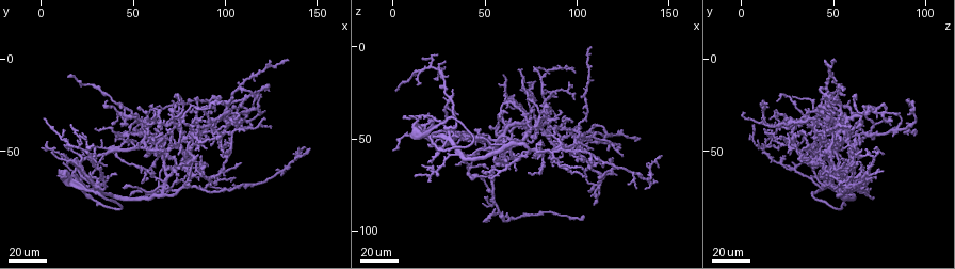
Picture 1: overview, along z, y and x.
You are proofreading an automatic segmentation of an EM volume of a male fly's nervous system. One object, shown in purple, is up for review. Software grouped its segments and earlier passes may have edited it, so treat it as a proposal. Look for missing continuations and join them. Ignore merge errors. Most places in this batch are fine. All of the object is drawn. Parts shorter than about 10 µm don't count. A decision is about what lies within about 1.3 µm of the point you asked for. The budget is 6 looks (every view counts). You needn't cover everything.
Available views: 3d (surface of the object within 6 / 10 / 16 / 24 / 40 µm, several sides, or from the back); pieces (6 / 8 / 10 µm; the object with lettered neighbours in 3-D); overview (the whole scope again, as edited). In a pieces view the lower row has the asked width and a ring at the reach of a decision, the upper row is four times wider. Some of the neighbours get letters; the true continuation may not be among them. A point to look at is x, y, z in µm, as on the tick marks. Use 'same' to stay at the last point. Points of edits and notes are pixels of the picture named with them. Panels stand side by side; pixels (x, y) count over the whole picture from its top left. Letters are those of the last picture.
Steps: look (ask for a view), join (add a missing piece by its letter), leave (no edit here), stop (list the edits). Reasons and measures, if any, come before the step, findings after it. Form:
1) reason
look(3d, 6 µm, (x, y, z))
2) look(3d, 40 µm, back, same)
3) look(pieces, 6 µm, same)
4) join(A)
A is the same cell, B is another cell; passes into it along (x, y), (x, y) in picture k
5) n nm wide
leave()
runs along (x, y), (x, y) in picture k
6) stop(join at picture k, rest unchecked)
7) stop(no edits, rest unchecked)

an open end
look(3d, 40 µm, (82, 36, 15))

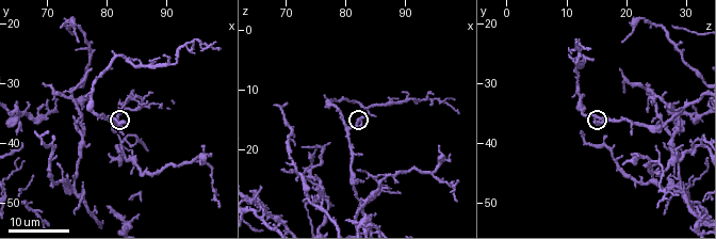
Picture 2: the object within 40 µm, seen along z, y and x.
look(pieces, 8 µm, (83.0, 36.0, 15.0))

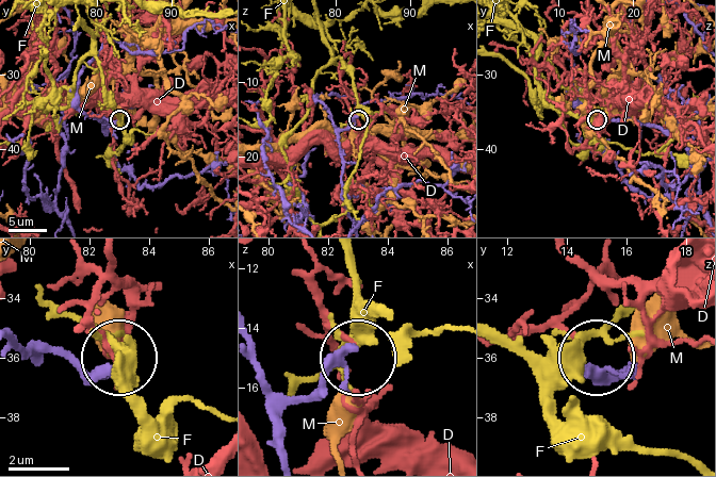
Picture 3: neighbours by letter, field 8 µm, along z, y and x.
leave()
D, F and M are other cells; no lettered piece goes on from it

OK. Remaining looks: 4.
an open end
look(3d, 40 µm, (104, 68, 57))

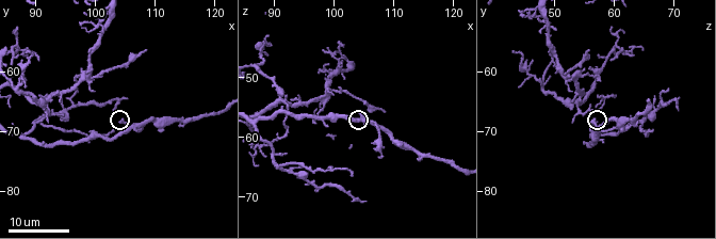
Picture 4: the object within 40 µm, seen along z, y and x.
look(pieces, 10 µm, (104.5, 68.5, 55.5))

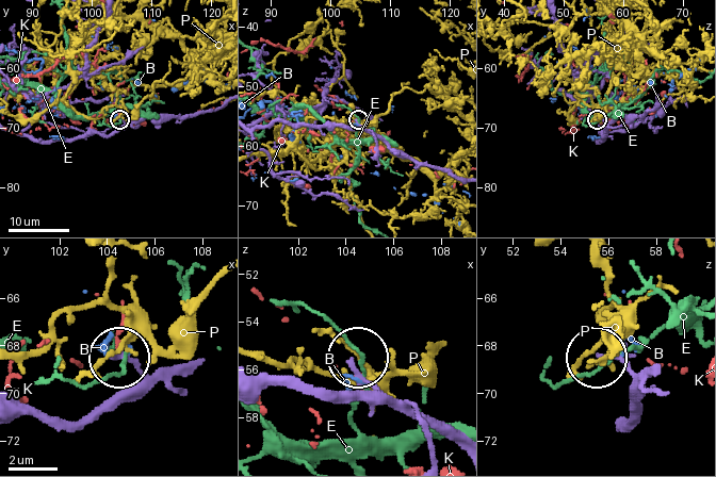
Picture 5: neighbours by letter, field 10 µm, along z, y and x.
leave()
B, E, K and P are other cells; runs along (282, 121), (362, 127), (356, 119) in picture 5; none of them fits

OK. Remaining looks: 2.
free end
look(3d, 24 µm, (135, 2, 50))

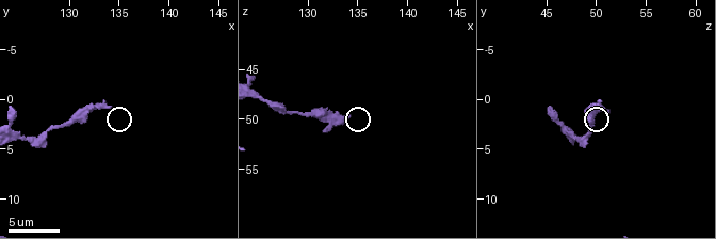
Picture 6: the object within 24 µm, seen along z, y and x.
look(pieces, 8 µm, (134.0, 0.8, 49.6))

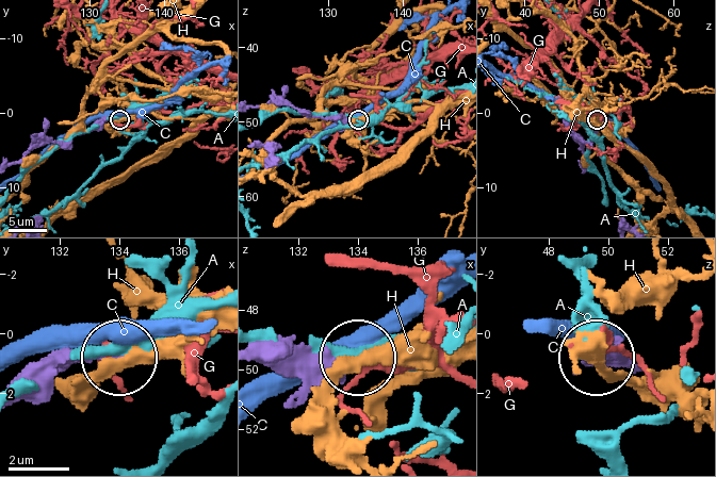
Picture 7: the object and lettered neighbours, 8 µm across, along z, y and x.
leave()
A, C, G and H are other cells; runs along (18, 163), (35, 147), (67, 142), (106, 120), (118, 119) in picture 7; none of them fits

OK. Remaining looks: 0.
stop(no edits, rest unchecked)

